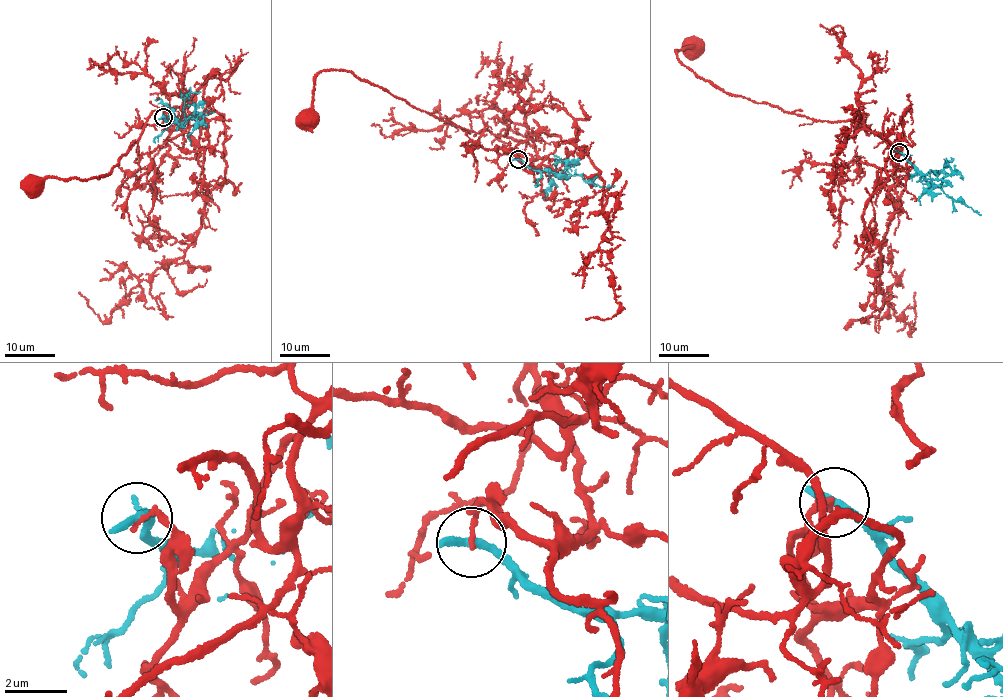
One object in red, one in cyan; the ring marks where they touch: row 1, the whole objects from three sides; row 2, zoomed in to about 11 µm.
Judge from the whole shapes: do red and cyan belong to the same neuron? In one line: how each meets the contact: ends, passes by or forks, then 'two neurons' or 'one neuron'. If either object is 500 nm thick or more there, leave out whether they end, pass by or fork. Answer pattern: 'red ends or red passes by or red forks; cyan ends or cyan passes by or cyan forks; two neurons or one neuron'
red ends; cyan ends; two neurons

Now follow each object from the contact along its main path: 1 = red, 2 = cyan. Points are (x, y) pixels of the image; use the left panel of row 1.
1: (164, 117), (173, 129), (189, 105), (185, 121), (178, 107), (151, 112), (109, 174), (36, 183)
2: (163, 116), (166, 120), (182, 122), (214, 111)

